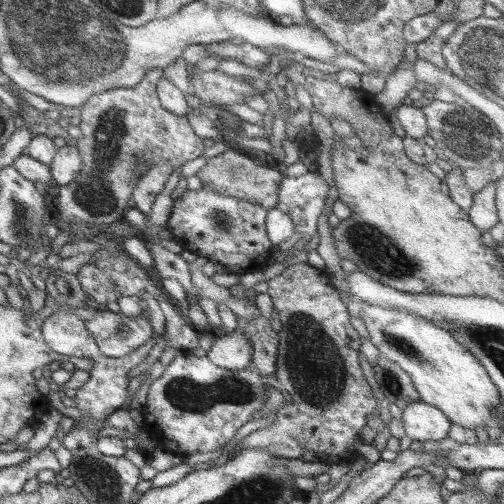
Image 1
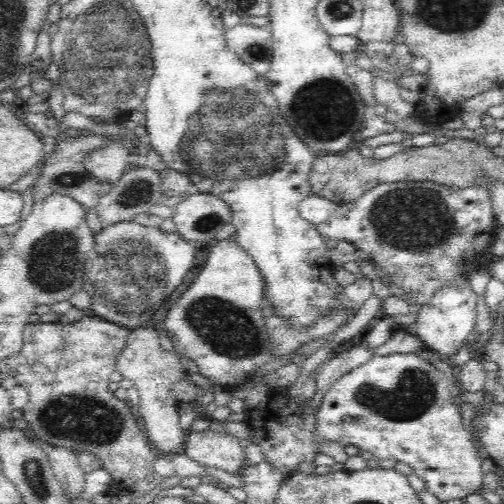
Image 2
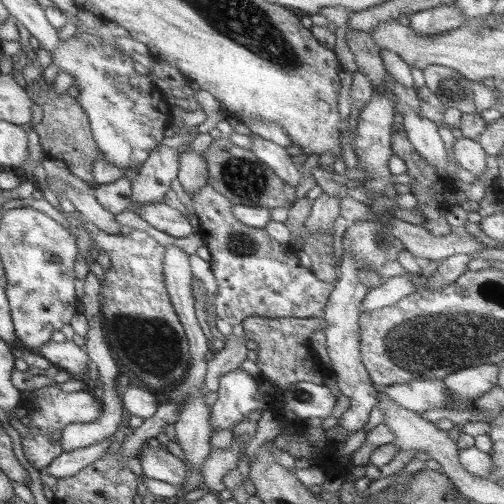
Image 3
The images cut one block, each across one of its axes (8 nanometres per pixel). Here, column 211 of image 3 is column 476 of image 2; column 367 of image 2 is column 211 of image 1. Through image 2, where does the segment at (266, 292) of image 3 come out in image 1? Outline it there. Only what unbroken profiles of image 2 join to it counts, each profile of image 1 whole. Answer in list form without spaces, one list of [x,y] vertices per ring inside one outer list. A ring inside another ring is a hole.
[[[177,186],[173,196],[173,206],[165,224],[165,230],[171,238],[183,248],[185,256],[215,256],[219,264],[231,274],[257,272],[267,266],[271,258],[271,242],[265,232],[265,216],[267,210],[263,206],[255,206],[251,202],[243,202],[237,198],[221,196],[209,190],[189,192],[187,188]]]

